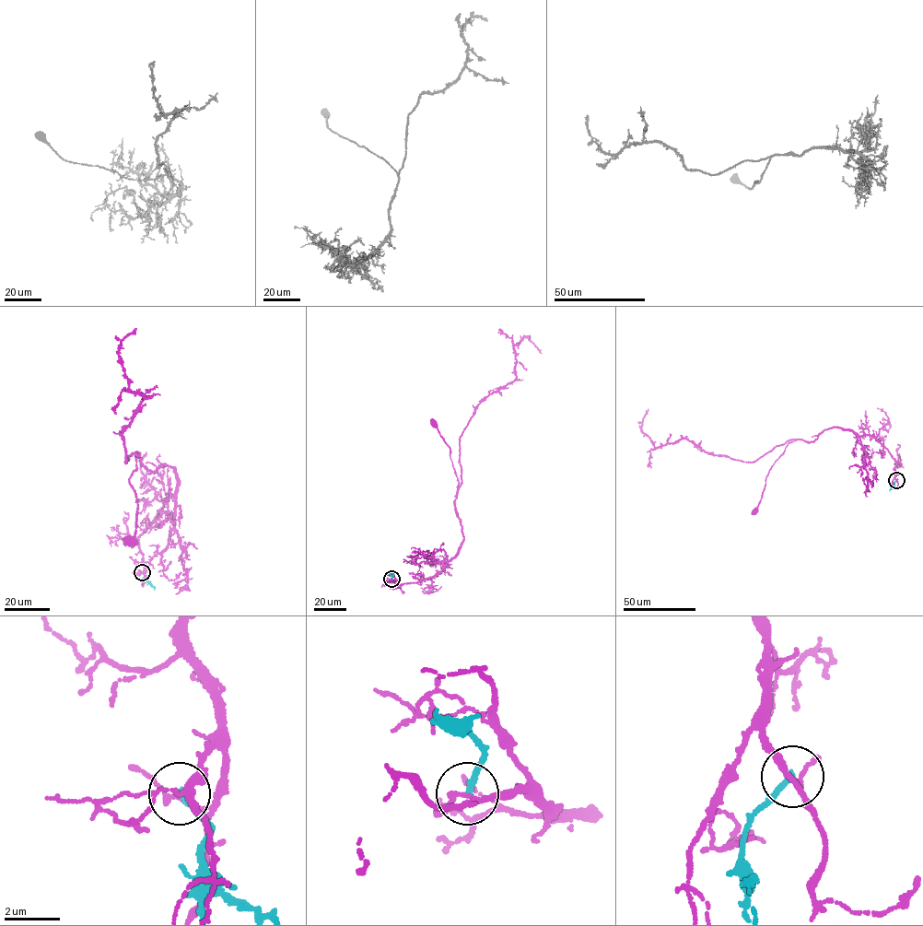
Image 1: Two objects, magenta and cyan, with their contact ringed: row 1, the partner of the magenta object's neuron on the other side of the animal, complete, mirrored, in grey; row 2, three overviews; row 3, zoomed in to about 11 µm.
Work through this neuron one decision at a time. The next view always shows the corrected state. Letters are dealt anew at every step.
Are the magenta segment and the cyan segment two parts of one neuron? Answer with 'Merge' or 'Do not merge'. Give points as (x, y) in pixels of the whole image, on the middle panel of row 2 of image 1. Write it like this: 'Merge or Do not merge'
Do not merge

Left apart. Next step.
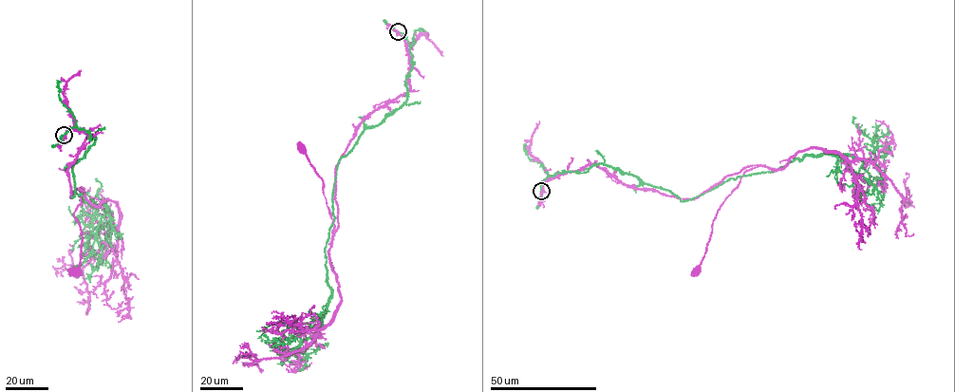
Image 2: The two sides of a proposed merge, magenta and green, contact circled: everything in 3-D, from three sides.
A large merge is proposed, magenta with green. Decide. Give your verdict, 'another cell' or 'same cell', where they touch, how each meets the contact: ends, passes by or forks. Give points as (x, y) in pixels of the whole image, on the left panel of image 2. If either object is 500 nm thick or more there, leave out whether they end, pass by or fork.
another cell; place (64, 135); magenta forks; green passes by

